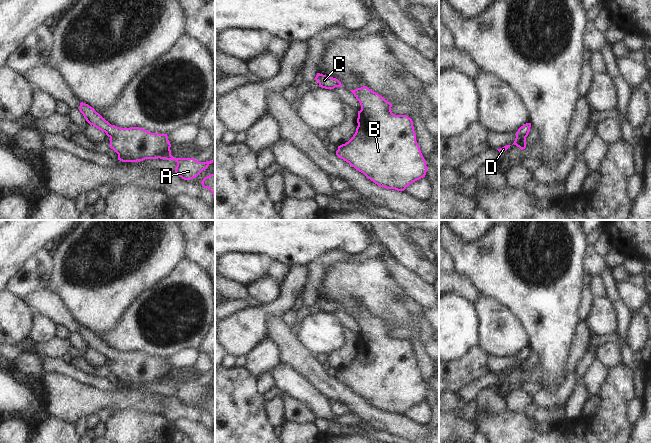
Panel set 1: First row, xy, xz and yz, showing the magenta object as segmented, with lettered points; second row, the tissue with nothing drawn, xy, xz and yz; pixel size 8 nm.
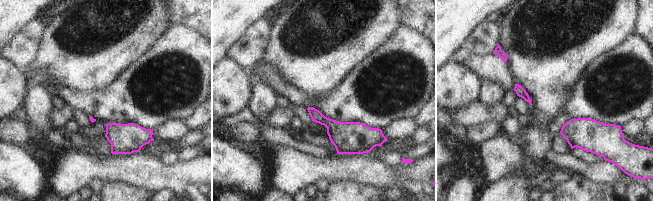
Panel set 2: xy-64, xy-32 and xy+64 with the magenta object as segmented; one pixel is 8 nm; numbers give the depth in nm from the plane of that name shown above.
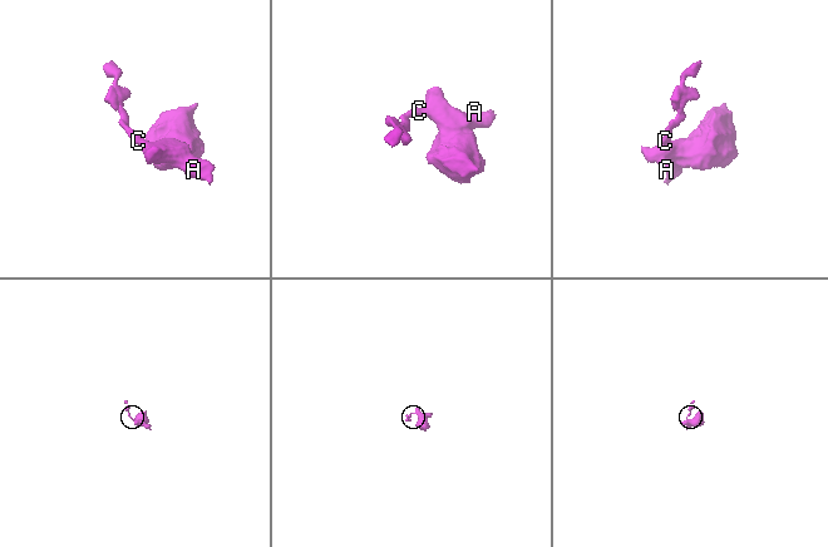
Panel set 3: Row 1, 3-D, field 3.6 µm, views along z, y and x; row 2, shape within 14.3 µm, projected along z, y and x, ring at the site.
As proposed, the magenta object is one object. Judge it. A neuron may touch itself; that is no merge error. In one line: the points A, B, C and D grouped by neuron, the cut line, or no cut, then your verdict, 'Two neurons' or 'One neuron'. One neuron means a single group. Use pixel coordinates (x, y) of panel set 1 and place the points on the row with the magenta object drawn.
Groups: A B C D. No split. One neuron

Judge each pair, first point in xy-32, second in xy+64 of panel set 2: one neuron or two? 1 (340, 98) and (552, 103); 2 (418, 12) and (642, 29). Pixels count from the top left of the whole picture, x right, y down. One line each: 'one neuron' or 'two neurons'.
1: two neurons
2: one neuron

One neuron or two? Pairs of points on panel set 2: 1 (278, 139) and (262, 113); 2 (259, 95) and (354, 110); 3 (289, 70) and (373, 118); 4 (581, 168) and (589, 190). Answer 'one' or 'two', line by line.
1: two
2: two
3: two
4: two

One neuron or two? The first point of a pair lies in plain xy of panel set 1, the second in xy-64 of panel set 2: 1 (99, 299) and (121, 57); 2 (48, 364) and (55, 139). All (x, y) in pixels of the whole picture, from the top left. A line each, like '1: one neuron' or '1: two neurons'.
1: one neuron
2: one neuron

